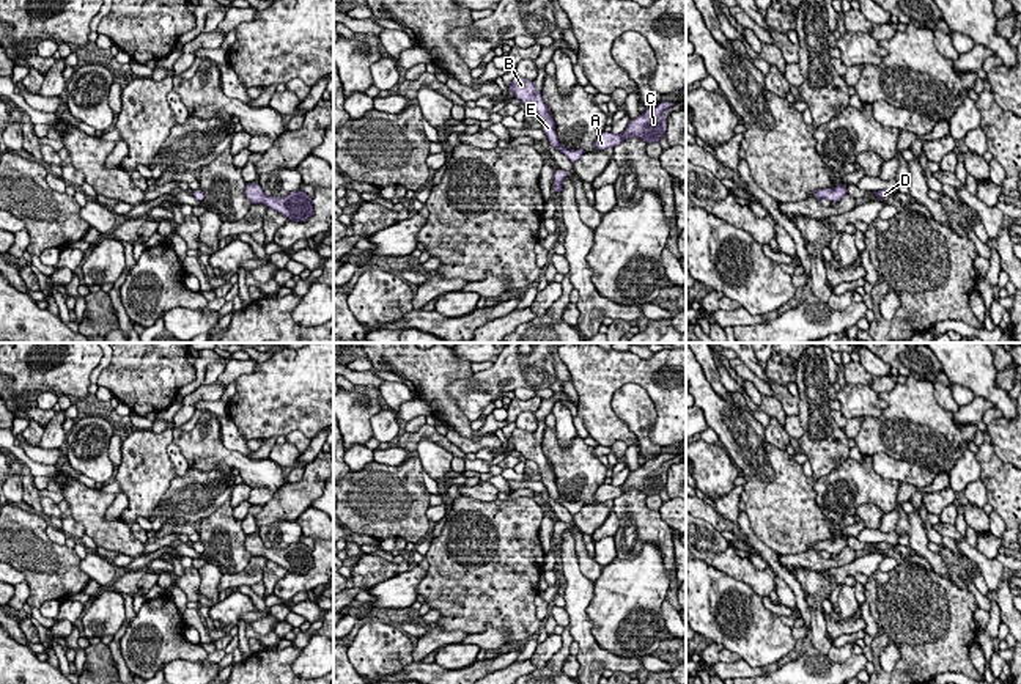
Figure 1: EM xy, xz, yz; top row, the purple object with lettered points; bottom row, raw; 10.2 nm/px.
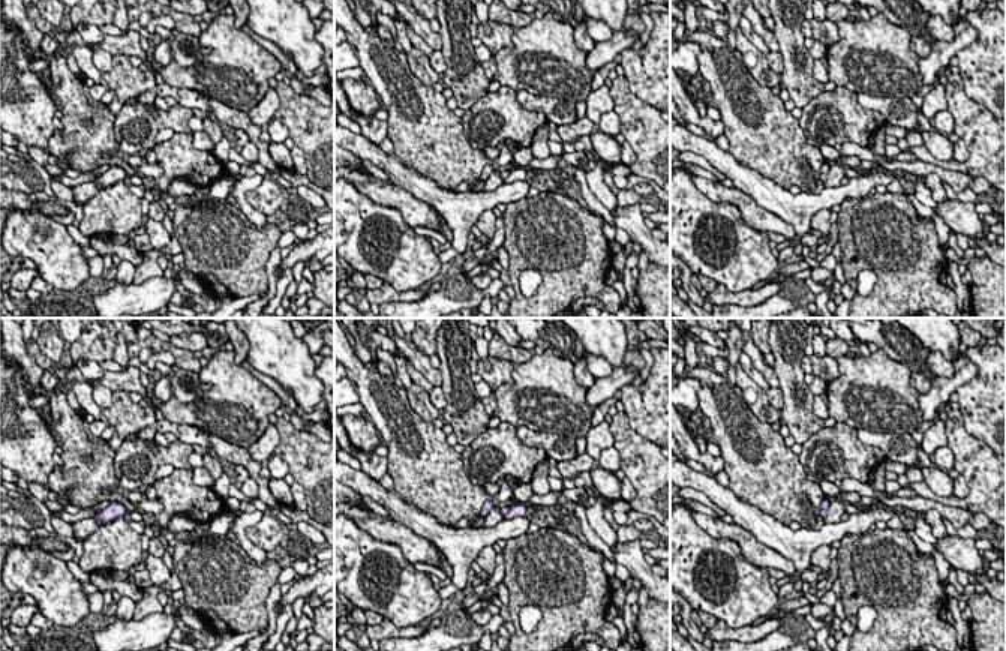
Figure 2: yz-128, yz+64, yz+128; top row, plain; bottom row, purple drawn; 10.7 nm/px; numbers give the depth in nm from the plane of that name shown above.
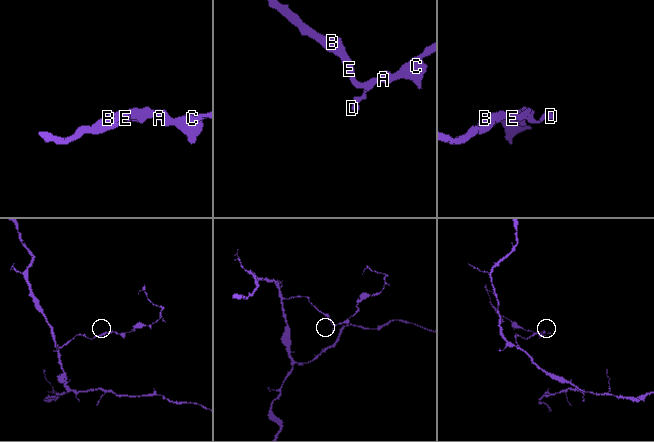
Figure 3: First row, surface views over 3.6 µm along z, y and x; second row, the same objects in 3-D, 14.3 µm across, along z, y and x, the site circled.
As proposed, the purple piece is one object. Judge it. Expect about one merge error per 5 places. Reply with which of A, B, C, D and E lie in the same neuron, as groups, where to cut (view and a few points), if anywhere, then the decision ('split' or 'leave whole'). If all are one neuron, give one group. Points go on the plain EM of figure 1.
A B C D E; no cut; leave whole

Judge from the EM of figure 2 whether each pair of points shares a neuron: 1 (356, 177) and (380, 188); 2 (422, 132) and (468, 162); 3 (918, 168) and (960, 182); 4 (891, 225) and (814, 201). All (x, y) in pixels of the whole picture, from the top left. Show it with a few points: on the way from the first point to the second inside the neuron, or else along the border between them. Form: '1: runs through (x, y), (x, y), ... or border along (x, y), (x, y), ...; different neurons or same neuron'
1: runs through (362, 182), (374, 188); same neuron
2: runs through (434, 141), (456, 161); same neuron
3: runs through (928, 168), (949, 177); same neuron
4: border along (868, 194), (859, 198), (844, 198), (838, 204); different neurons

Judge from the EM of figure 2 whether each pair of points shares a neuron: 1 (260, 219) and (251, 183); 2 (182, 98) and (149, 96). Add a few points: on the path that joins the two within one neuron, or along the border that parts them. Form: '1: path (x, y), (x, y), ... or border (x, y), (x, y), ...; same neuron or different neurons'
1: path (251, 212), (242, 203), (242, 192); same neuron
2: path (174, 92), (156, 92); same neuron

